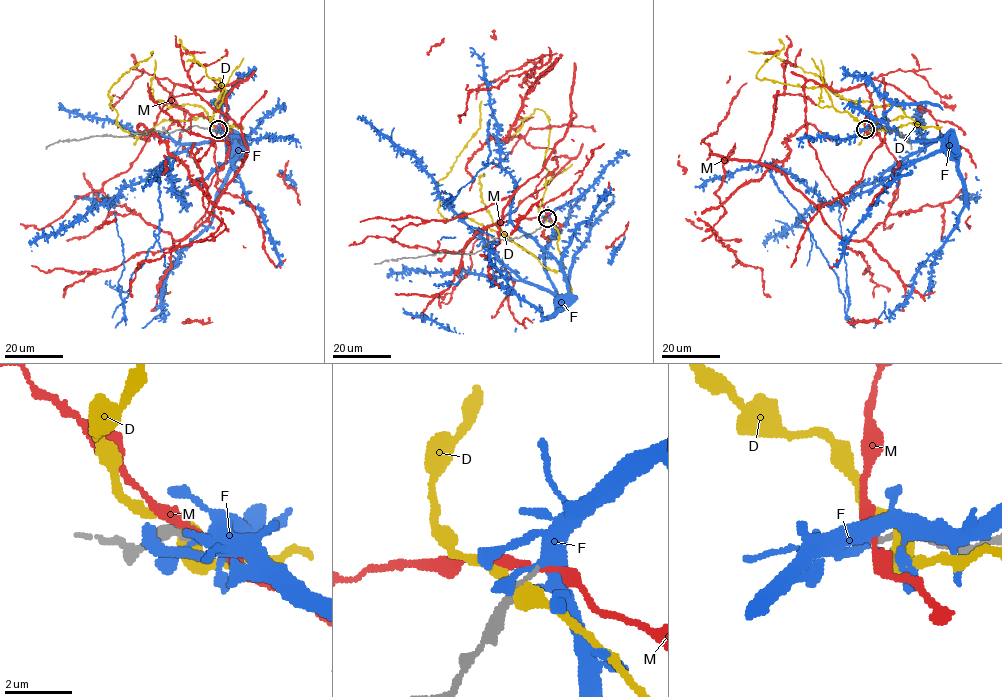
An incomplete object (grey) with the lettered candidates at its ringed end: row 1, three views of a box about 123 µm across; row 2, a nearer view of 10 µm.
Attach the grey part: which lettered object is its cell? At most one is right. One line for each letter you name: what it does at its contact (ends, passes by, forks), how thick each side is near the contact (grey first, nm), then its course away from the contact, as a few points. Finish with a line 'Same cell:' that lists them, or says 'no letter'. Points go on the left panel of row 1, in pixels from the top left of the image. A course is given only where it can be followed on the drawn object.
Same cell: no letter

